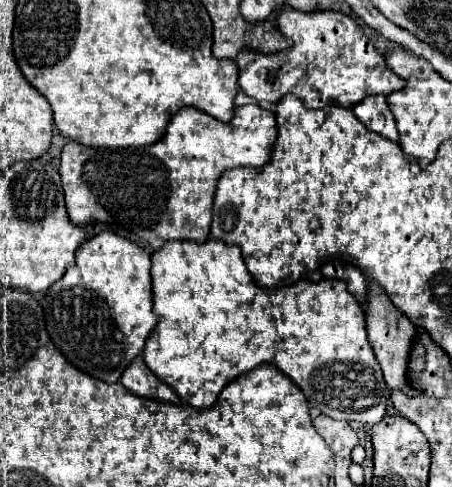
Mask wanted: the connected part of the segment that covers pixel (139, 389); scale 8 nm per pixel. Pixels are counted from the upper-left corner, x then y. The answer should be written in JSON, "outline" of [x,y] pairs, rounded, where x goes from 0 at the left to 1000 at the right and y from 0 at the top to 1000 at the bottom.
{"outline":[[[312,727],[299,731],[299,743],[290,743],[290,752],[281,752],[268,772],[268,789],[299,813],[343,817],[352,825],[400,825],[396,813],[321,752]]]}

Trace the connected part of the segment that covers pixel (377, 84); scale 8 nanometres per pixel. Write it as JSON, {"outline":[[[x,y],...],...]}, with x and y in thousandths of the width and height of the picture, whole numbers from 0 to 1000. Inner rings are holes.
{"outline":[[[631,16],[622,21],[613,49],[617,62],[648,82],[639,103],[582,111],[546,94],[520,119],[533,185],[573,209],[608,214],[622,197],[648,193],[666,201],[679,222],[715,222],[723,214],[777,222],[808,197],[865,193],[896,172],[892,160],[878,160],[878,152],[856,140],[852,119],[830,103],[825,86],[812,82],[803,57],[759,25],[670,25]]]}

